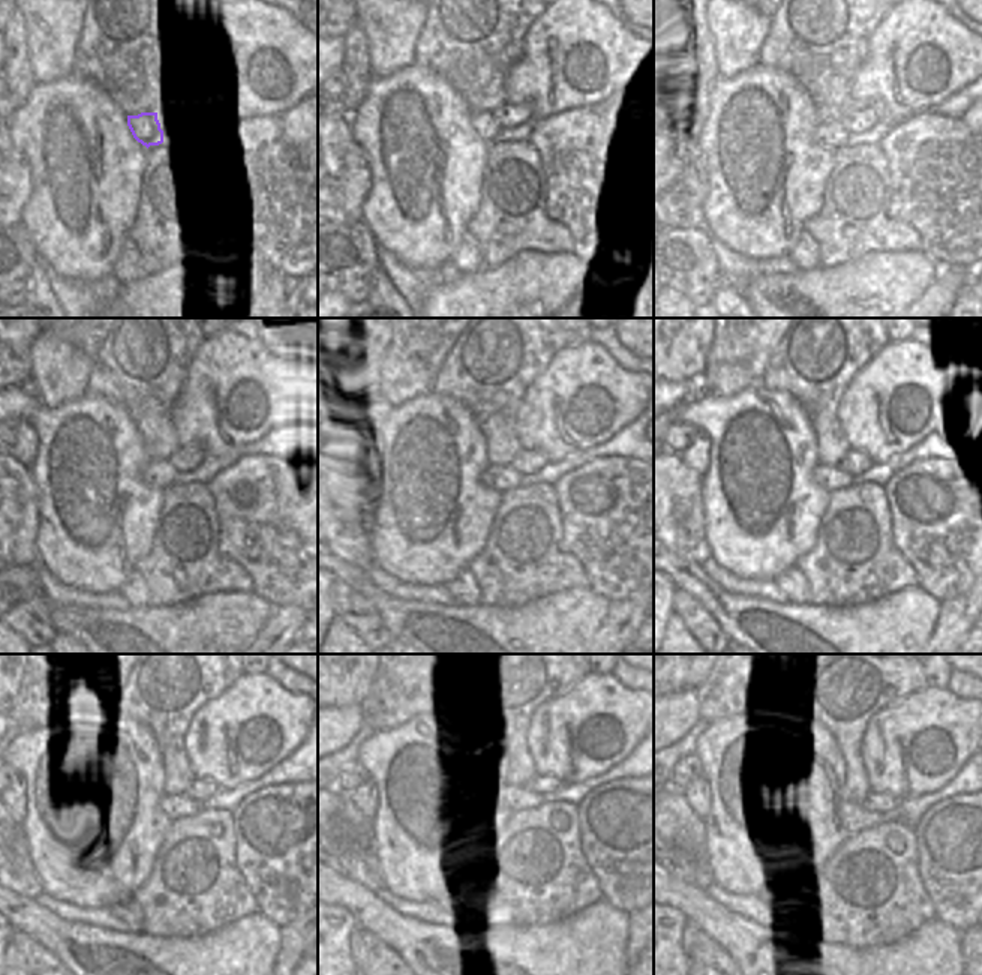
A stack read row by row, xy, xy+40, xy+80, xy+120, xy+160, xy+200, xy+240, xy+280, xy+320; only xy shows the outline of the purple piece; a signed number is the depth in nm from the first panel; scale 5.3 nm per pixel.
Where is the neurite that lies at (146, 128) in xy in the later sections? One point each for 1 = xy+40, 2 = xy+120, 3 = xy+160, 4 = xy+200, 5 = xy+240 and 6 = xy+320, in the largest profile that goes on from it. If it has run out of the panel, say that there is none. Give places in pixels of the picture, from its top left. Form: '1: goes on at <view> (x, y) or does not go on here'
1: goes on at xy+40 (485, 125)
2: goes on at xy+120 (161, 474)
3: goes on at xy+160 (501, 479)
4: goes on at xy+200 (829, 477)
5: goes on at xy+240 (174, 809)
6: goes on at xy+320 (850, 818)

